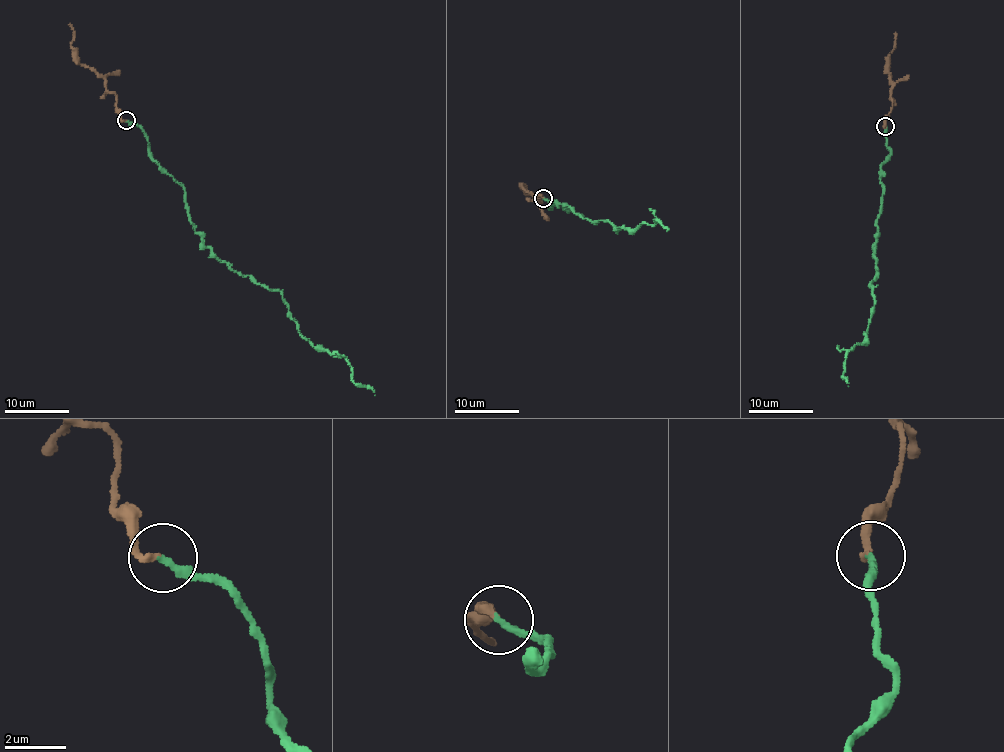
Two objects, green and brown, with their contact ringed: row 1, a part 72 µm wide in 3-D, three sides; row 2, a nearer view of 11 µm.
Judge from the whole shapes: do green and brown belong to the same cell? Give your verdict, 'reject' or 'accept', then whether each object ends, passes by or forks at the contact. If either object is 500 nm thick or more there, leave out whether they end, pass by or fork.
reject; green ends there; brown ends there

